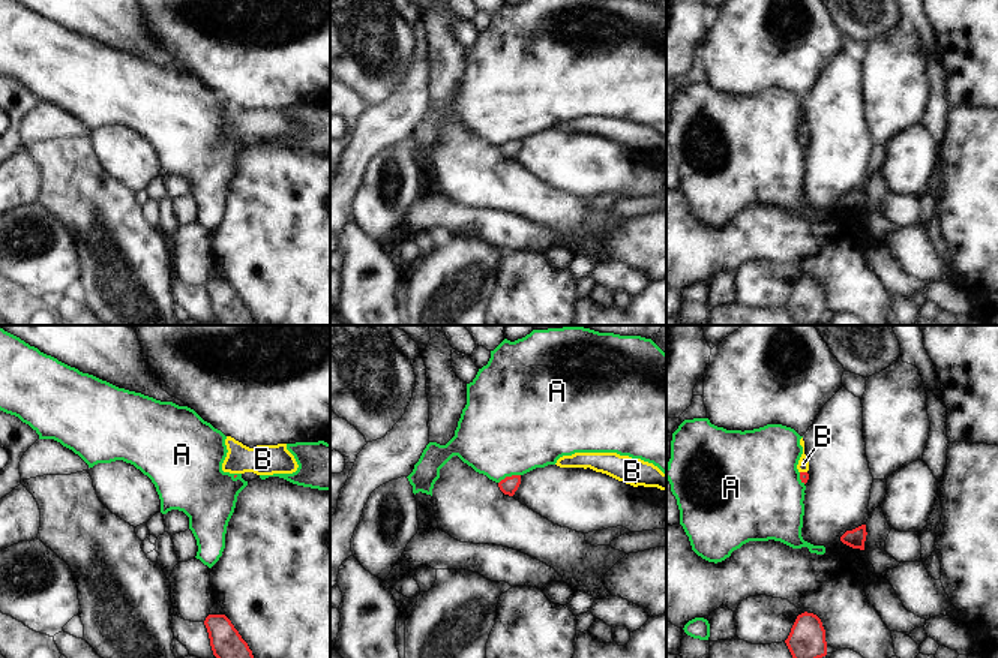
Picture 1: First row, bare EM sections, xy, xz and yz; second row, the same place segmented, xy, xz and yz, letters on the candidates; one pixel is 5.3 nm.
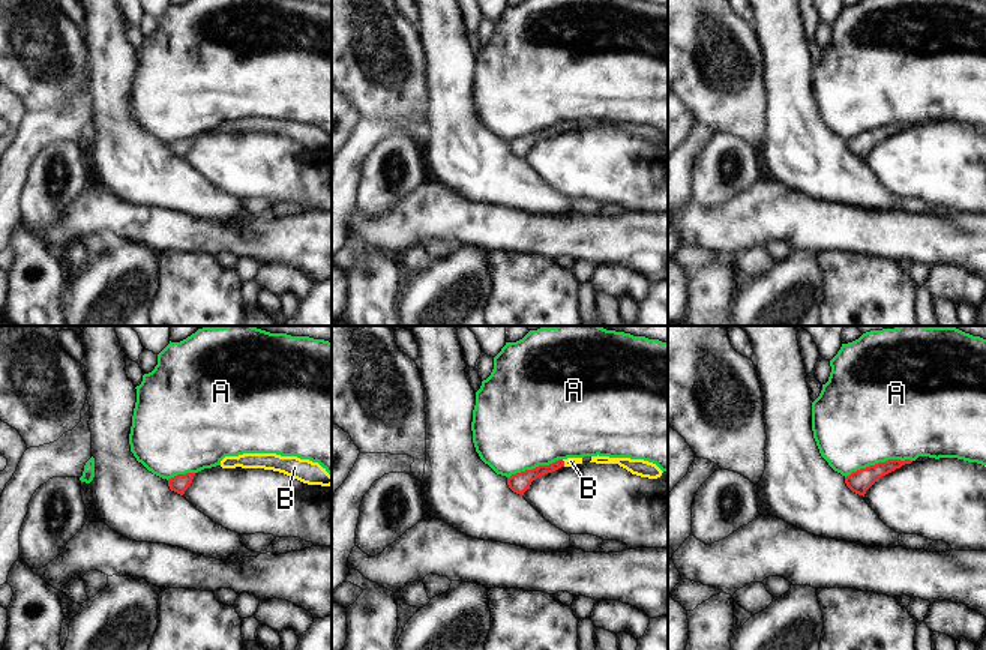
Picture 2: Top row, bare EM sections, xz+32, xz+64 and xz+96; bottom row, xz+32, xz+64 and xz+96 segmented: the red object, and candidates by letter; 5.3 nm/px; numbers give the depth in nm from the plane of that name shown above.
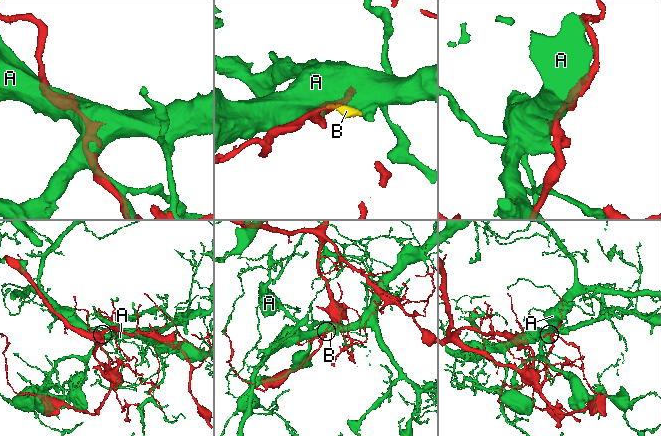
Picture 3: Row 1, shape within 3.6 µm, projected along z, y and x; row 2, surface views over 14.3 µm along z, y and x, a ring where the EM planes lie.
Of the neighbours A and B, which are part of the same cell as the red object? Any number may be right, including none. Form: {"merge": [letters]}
{"merge": ["B"]}

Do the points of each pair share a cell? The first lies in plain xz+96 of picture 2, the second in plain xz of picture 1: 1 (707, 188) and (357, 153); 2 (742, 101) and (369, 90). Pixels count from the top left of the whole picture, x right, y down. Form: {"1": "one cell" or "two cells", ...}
{"1": "two cells", "2": "one cell"}

